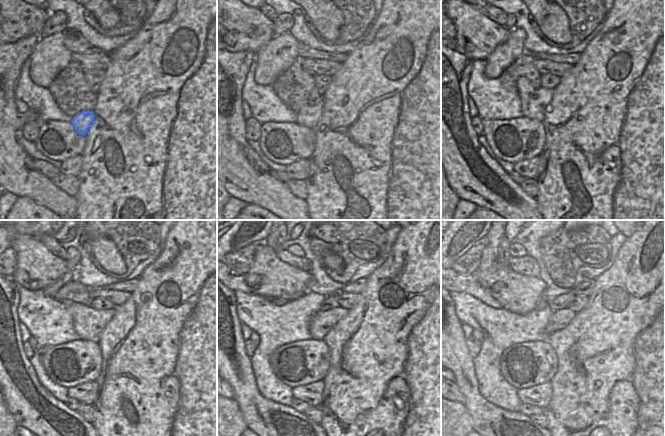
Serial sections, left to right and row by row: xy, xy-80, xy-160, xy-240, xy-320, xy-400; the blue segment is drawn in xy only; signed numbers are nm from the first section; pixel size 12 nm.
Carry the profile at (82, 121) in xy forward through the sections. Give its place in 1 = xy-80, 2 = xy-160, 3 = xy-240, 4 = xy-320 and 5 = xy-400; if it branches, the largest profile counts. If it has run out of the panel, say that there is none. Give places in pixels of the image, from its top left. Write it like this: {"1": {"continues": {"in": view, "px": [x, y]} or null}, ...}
{"1": {"continues": {"in": "xy-80", "px": [309, 115]}}, "2": {"continues": {"in": "xy-160", "px": [534, 101]}}, "3": {"continues": {"in": "xy-240", "px": [89, 323]}}, "4": {"continues": {"in": "xy-320", "px": [322, 322]}}, "5": {"continues": {"in": "xy-400", "px": [469, 284]}}}

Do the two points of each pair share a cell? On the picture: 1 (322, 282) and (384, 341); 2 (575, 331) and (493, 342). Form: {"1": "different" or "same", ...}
{"1": "different", "2": "different"}

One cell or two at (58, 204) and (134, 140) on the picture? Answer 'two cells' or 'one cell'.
two cells

